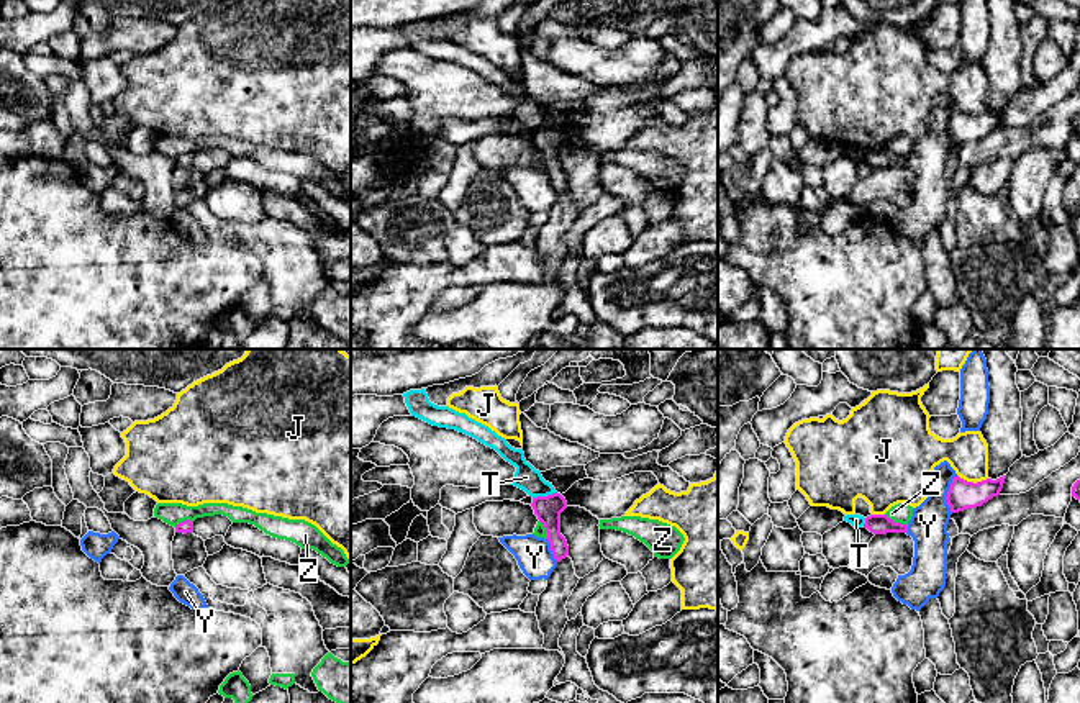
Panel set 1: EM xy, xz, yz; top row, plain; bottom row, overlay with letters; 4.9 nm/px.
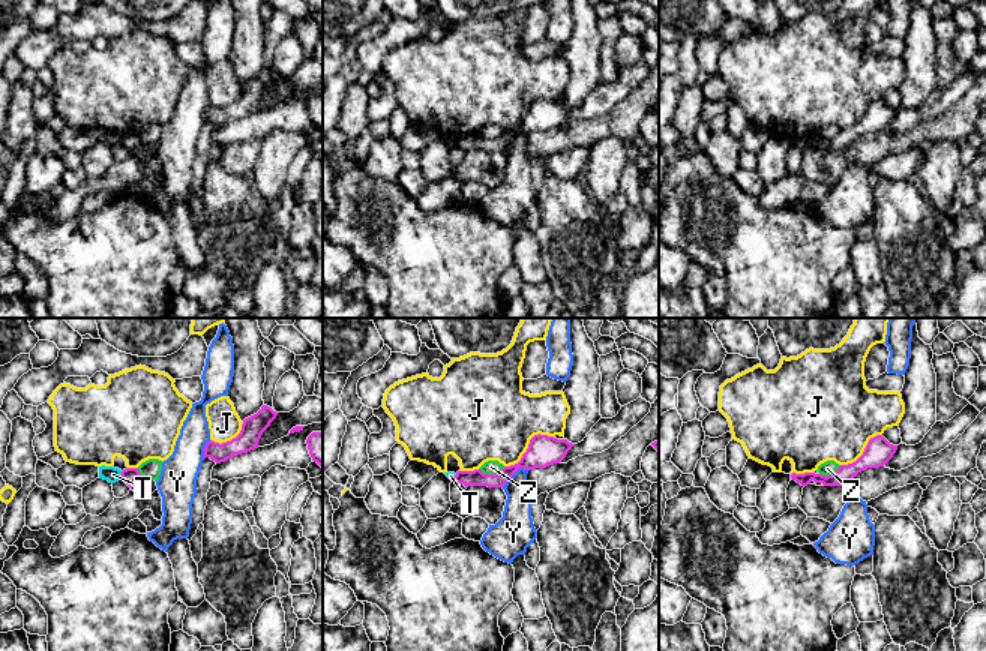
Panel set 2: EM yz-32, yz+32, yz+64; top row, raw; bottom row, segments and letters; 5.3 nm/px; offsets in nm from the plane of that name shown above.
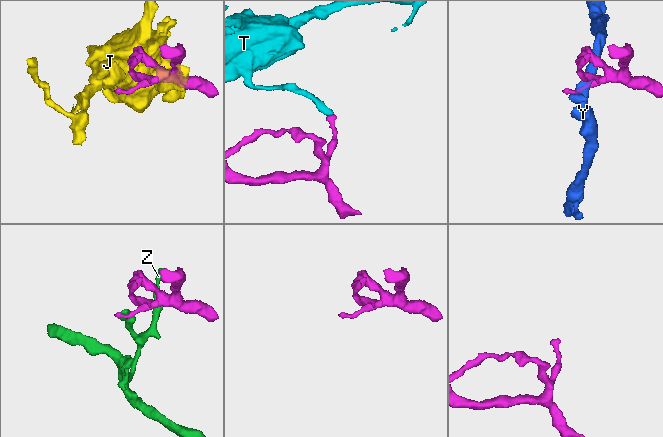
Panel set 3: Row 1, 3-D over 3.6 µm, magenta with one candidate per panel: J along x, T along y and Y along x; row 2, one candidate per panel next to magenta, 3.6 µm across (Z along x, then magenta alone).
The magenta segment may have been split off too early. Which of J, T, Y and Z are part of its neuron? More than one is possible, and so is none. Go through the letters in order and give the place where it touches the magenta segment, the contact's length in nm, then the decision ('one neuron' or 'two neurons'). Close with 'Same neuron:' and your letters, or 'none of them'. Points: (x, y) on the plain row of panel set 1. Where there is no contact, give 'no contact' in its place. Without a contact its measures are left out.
J: meets magenta in yz at (972, 115); contact 150 nm long; two neurons
T: meets magenta in xz at (544, 130); contact 120 nm long; two neurons
Y: meets magenta in yz at (948, 126); contact 190 nm long; two neurons
Z: meets magenta in yz at (897, 156); contact 130 nm long; two neurons
Same neuron: none of them

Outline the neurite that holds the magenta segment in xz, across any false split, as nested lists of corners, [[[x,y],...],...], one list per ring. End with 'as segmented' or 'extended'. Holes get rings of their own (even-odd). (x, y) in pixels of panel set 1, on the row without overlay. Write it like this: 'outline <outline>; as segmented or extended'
outline [[[552,126],[547,129],[536,129],[531,136],[534,147],[544,157],[547,166],[547,174],[554,192],[560,195],[569,188],[569,179],[565,170],[560,167],[560,146],[567,141],[567,134],[560,126]]]; as segmented

